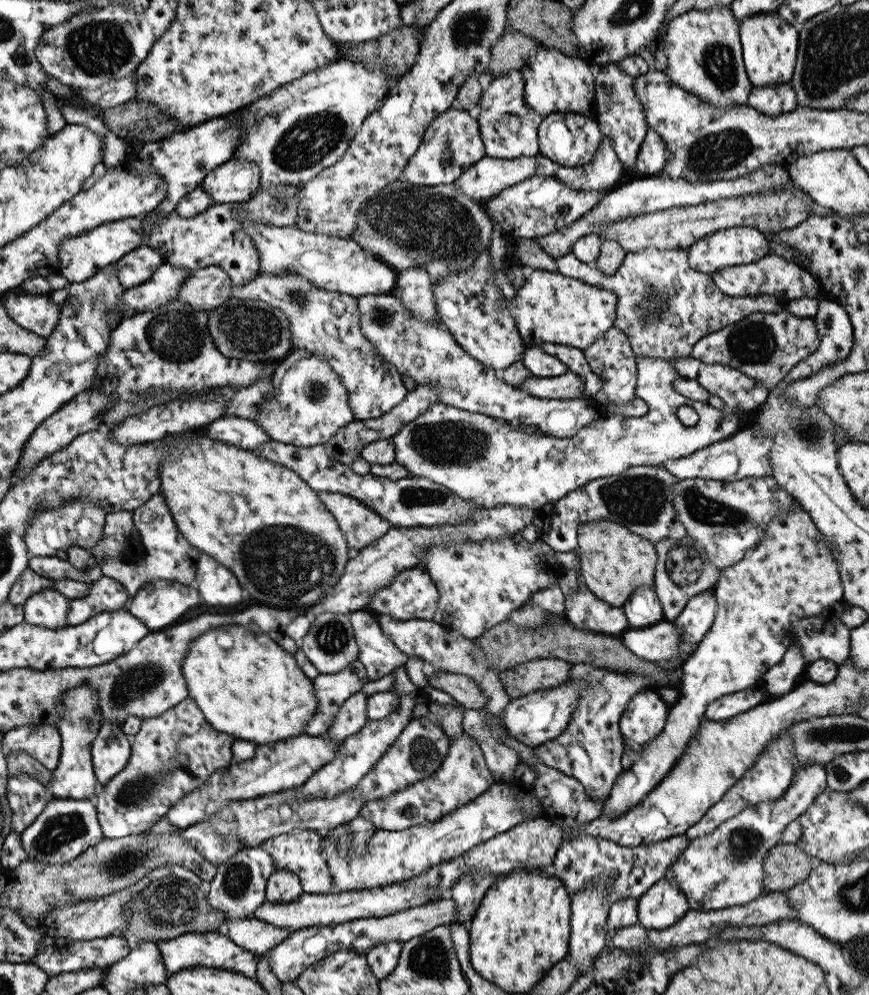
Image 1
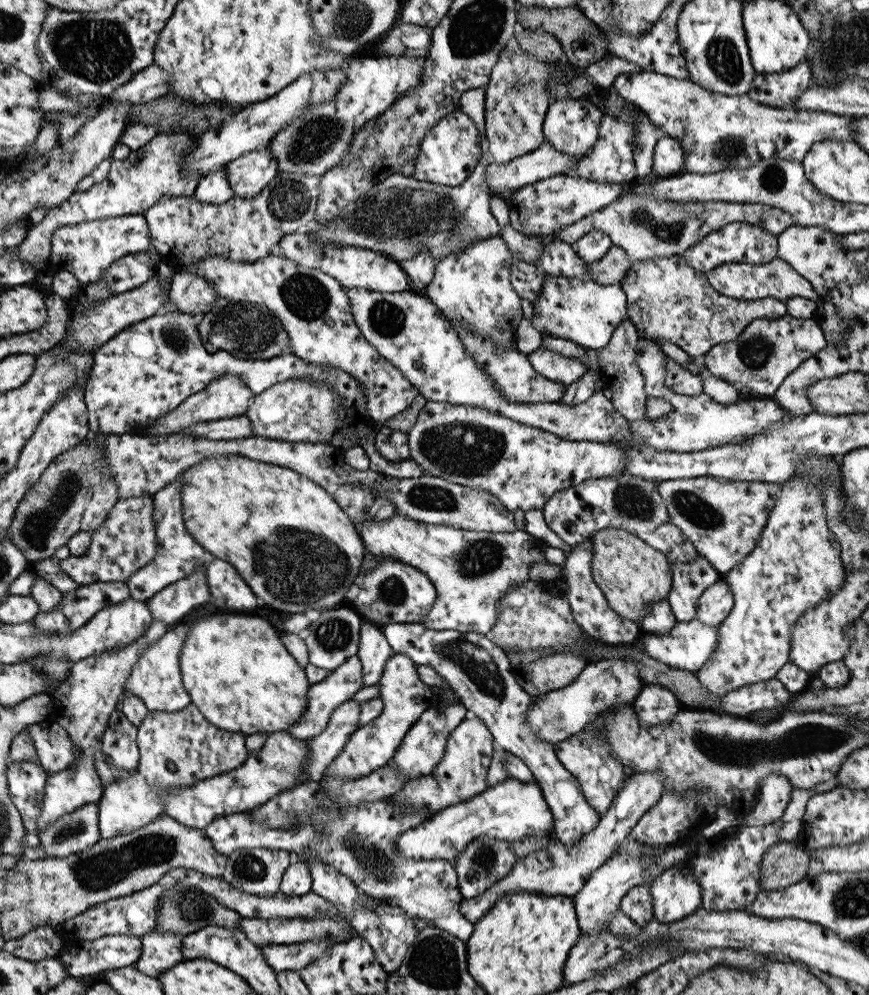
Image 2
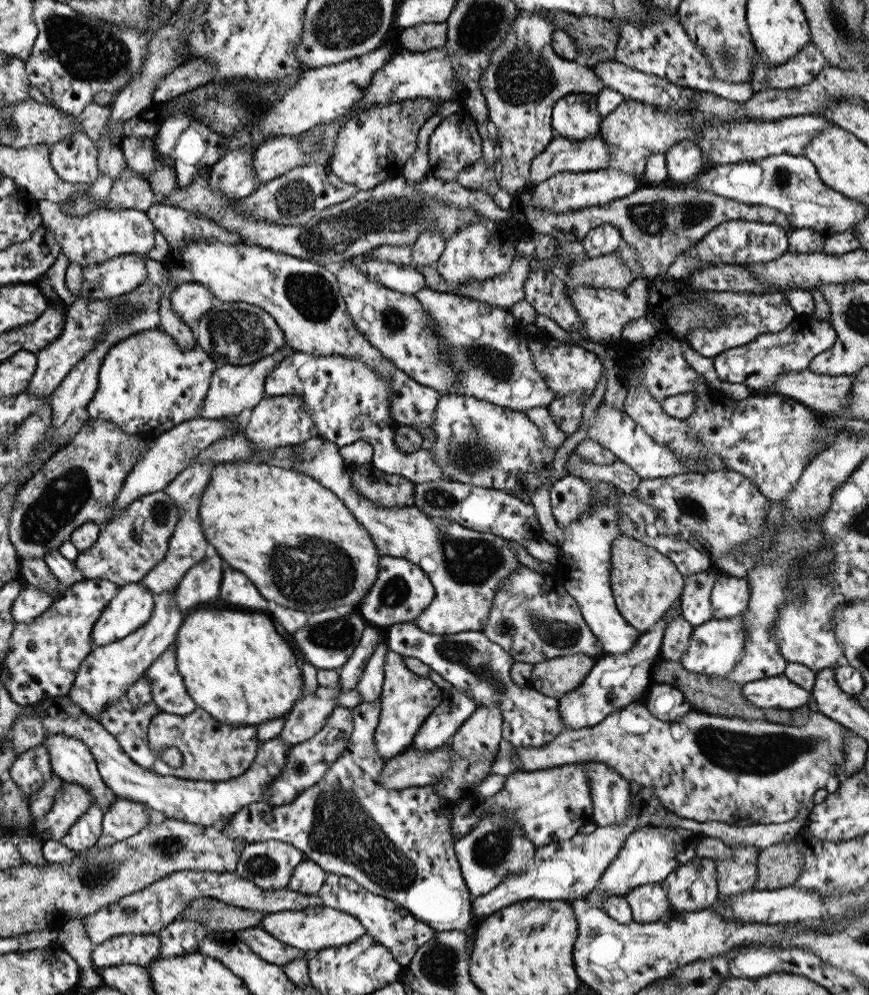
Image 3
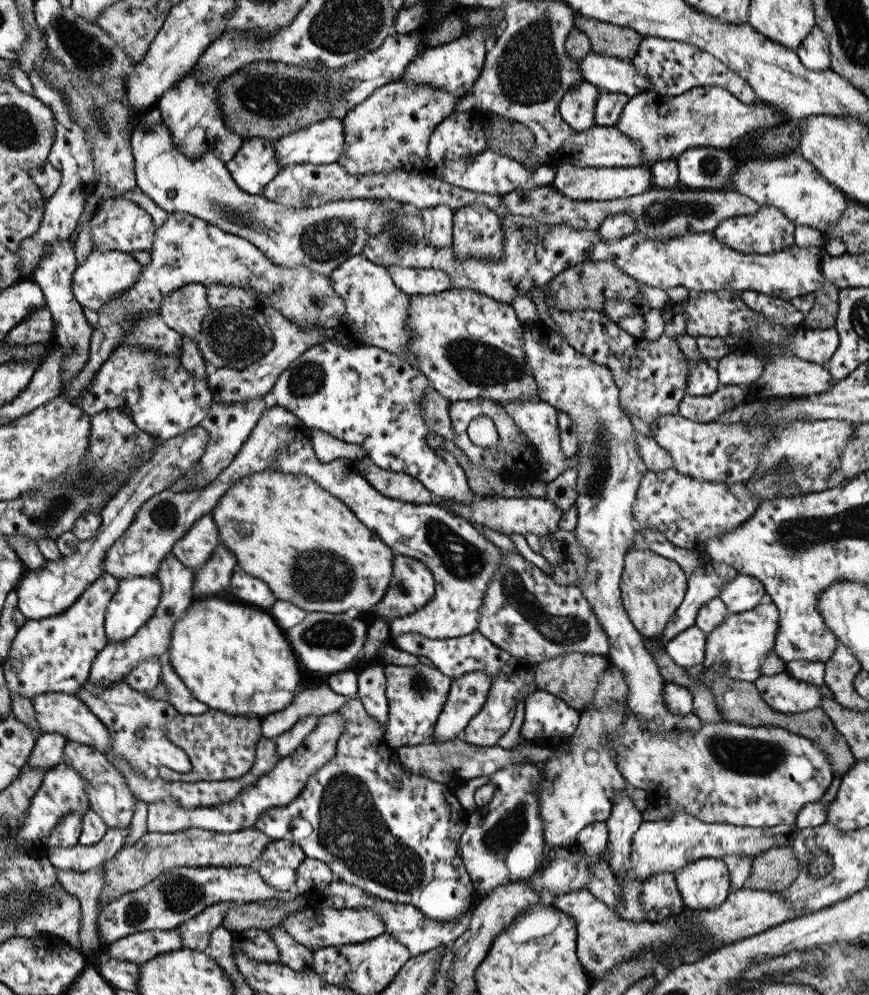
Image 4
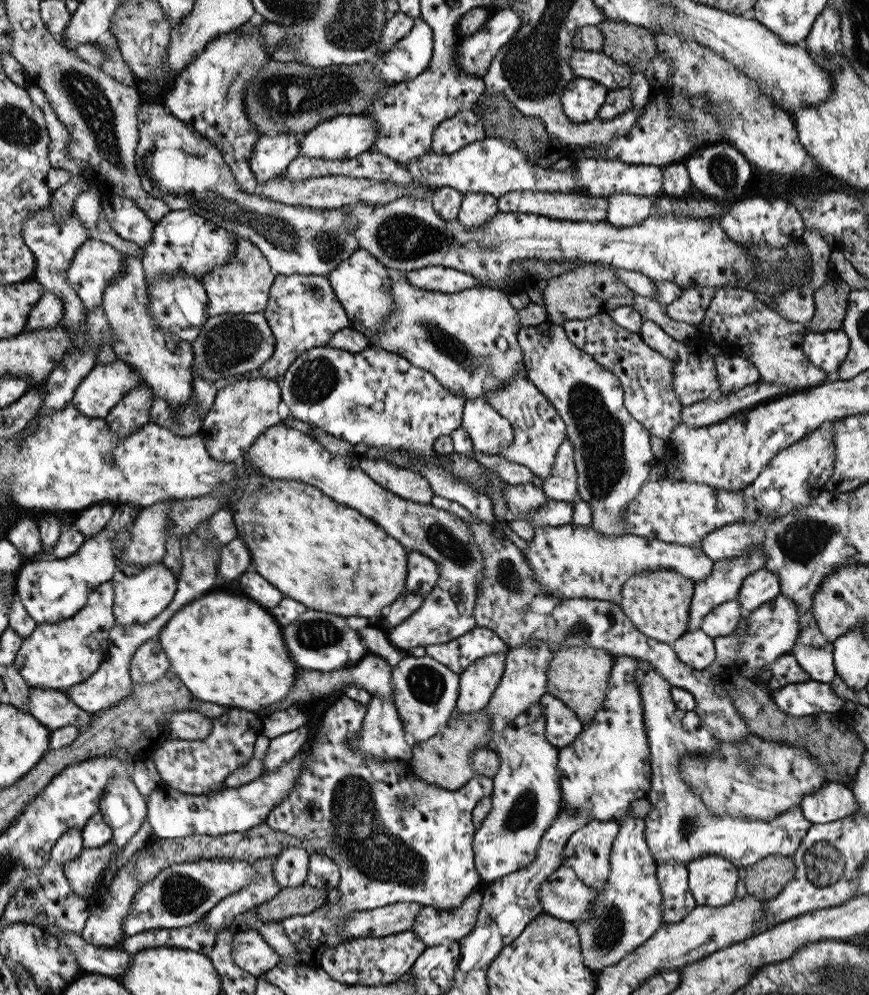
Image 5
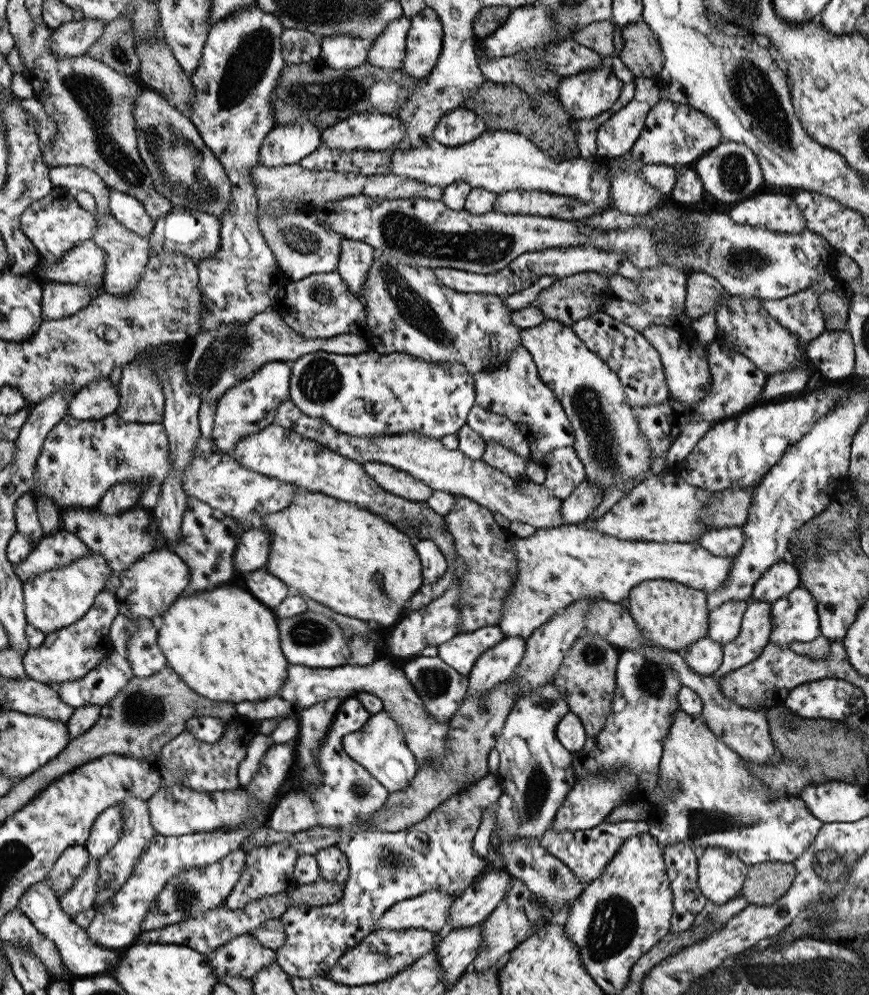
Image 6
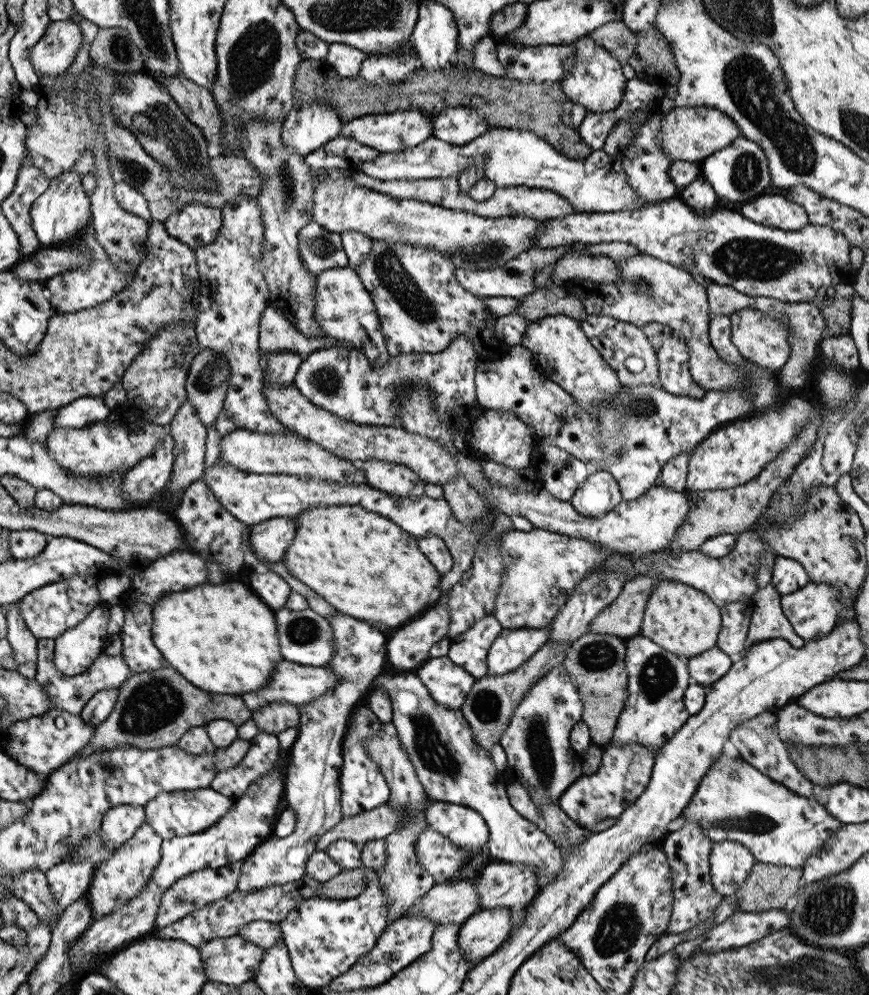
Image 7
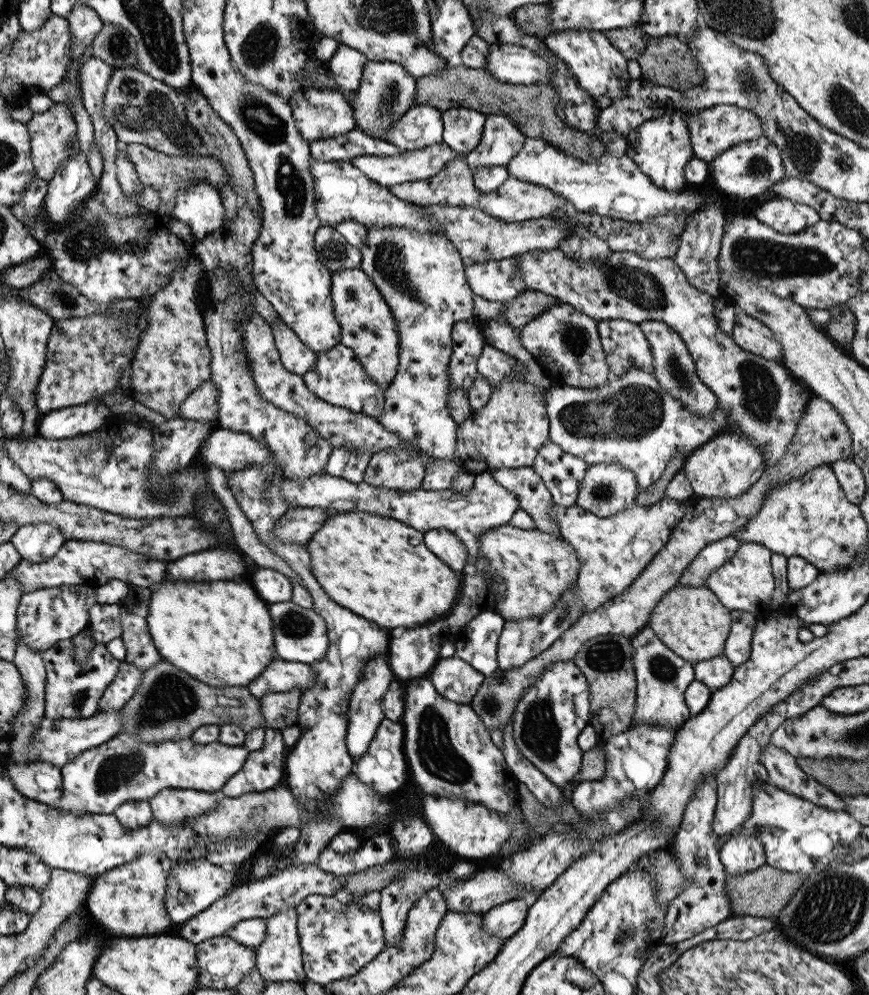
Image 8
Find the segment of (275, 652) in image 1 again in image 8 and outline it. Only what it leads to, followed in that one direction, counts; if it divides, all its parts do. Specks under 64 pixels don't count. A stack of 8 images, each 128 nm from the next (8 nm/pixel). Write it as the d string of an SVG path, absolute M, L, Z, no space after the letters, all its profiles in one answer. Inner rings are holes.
M163 581L151 589L147 611L147 626L153 644L160 656L187 672L189 676L214 687L245 687L265 669L265 664L277 658L273 652L271 620L265 602L251 592L247 584L237 582Z

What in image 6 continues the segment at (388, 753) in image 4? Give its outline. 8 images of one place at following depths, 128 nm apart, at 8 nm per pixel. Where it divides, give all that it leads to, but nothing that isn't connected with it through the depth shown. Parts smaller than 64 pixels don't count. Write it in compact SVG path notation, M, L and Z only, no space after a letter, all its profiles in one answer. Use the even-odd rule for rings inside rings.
M355 696L342 699L337 713L332 720L328 736L321 744L320 754L316 764L322 774L322 784L317 789L290 790L285 796L278 798L279 802L273 804L263 824L277 832L293 834L313 827L333 827L341 829L337 845L342 854L345 854L349 864L347 878L343 882L341 898L331 905L308 907L307 905L289 906L278 918L281 921L285 934L285 943L275 951L275 962L284 973L297 978L325 978L337 958L361 942L361 938L375 930L375 920L381 918L392 904L406 898L413 898L429 890L439 890L443 893L459 896L471 882L481 873L485 872L484 860L478 858L472 850L471 839L481 822L483 807L489 803L496 803L502 795L501 787L495 775L489 772L465 793L459 793L448 797L439 806L423 818L421 822L403 828L403 830L385 832L377 830L369 824L369 817L378 811L386 802L387 790L375 778L352 760L342 748L342 738L347 734L359 731L366 723L370 715L361 706Z

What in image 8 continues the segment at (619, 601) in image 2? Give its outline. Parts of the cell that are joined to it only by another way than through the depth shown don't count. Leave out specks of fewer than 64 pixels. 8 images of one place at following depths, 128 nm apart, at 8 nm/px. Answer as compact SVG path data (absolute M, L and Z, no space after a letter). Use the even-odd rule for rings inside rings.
M674 585L653 607L647 626L669 650L693 664L722 655L731 617L729 609L707 587Z

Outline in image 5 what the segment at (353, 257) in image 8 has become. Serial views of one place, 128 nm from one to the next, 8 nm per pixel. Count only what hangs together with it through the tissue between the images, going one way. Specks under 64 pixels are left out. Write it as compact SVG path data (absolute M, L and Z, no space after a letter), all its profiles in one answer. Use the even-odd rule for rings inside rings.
M145 98L141 100L140 105L137 109L136 123L138 130L137 144L135 147L135 170L137 175L139 175L139 182L141 183L141 189L143 189L147 194L153 196L153 198L158 198L162 200L169 210L188 210L193 214L199 215L201 218L205 218L209 222L216 224L218 227L226 230L227 233L235 235L236 238L249 239L250 242L263 254L269 264L269 269L271 273L275 276L281 274L282 276L292 276L295 274L301 275L315 275L315 276L327 276L331 273L331 270L344 258L349 257L355 250L358 249L358 243L355 238L349 237L348 234L351 233L351 216L343 214L343 210L337 209L323 209L323 208L309 208L306 206L289 206L281 202L271 201L267 198L261 198L256 192L253 194L247 194L243 190L239 190L236 186L235 178L231 174L231 170L228 168L227 164L223 160L219 151L209 142L206 141L201 135L194 132L193 128L177 118L173 117L169 111L166 110L165 106L160 101L154 101L151 98Z

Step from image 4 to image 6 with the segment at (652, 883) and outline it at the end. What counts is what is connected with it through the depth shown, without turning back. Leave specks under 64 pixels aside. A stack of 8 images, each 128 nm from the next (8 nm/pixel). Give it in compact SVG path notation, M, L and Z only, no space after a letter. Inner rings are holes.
M681 842L669 844L663 850L665 873L673 895L669 930L671 933L678 933L689 929L695 916L707 902L697 887L695 867L699 851Z

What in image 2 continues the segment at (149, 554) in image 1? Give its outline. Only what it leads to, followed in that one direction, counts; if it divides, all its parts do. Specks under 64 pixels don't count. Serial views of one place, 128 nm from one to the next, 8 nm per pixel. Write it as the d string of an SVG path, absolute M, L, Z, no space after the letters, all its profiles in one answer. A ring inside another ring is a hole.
M173 480L151 495L157 552L153 554L151 562L133 572L124 582L129 589L129 596L135 600L145 601L173 582L195 573L206 562L206 550L197 544L189 531L185 530L183 509L181 509L181 486L183 486L181 481Z

